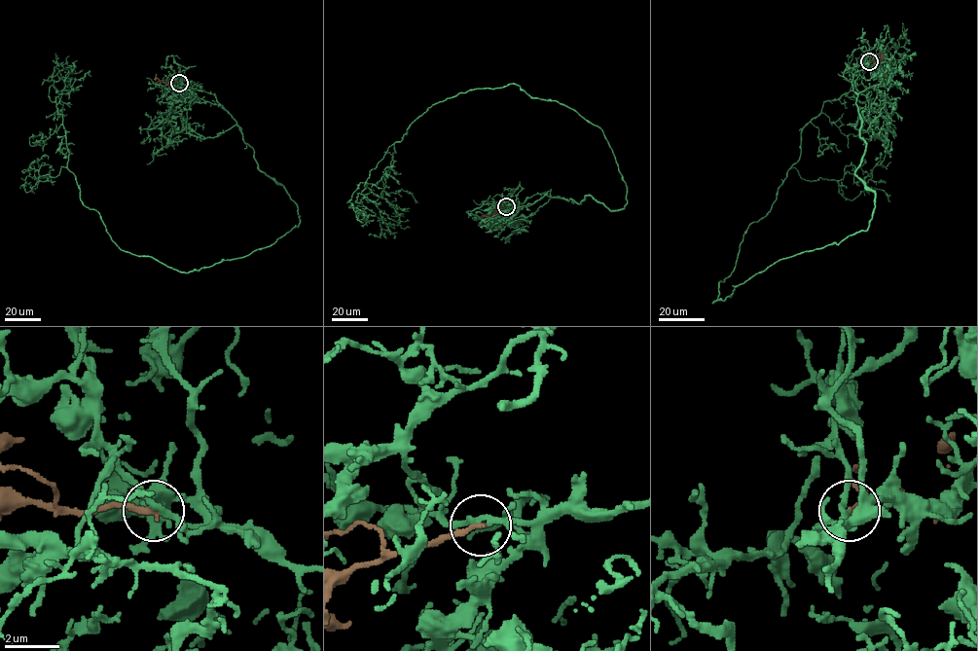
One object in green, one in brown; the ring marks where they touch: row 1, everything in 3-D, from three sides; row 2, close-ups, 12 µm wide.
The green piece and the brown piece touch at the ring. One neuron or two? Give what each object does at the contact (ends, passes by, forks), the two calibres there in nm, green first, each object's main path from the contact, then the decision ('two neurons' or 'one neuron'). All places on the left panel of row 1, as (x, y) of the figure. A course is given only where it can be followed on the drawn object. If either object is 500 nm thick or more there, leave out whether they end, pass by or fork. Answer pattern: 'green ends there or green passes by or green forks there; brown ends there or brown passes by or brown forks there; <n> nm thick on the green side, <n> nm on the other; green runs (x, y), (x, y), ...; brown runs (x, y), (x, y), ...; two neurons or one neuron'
green passes by; brown ends there; 200 nm thick on the green side, 200 nm on the other; green runs (179, 83), (215, 96), (300, 216), (269, 246), (187, 272), (122, 250), (84, 204), (49, 93), (69, 55); brown runs (179, 83), (165, 84), (156, 77), (156, 74); one neuron

